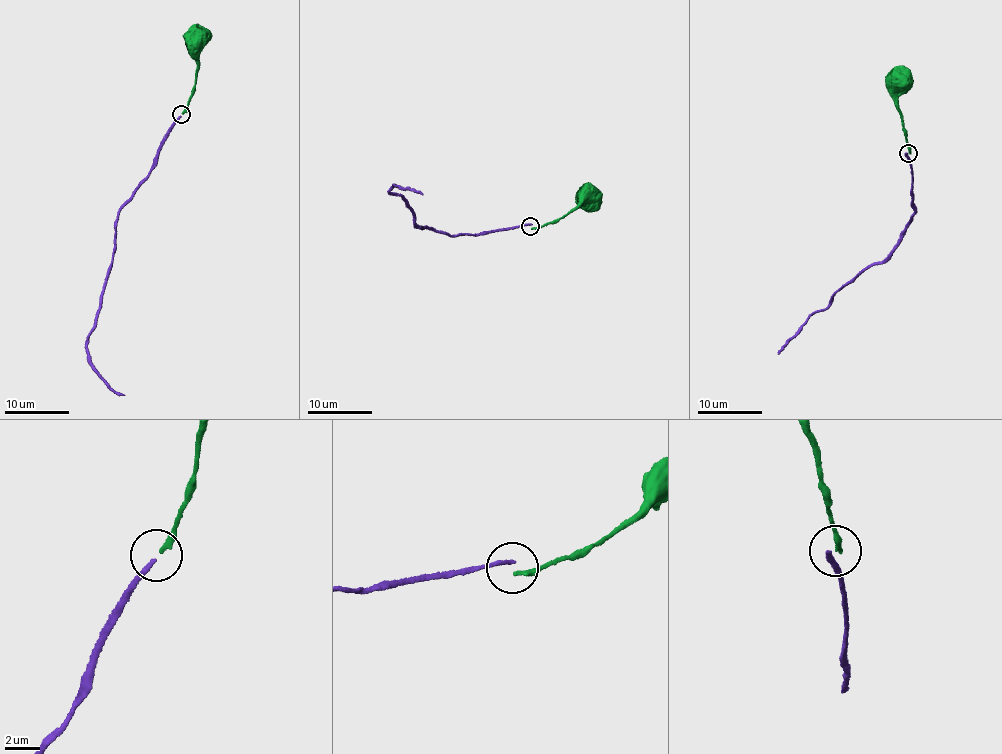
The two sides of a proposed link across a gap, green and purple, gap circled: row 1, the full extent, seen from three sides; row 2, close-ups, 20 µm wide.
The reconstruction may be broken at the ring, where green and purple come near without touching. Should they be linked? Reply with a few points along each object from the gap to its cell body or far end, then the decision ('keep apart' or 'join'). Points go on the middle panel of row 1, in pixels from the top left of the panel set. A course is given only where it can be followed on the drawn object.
course green (531, 229), (561, 218), (592, 196), (587, 197); course purple (531, 224), (484, 235), (455, 236), (431, 228), (420, 229), (405, 201), (389, 192), (395, 186), (423, 194); keep apart

